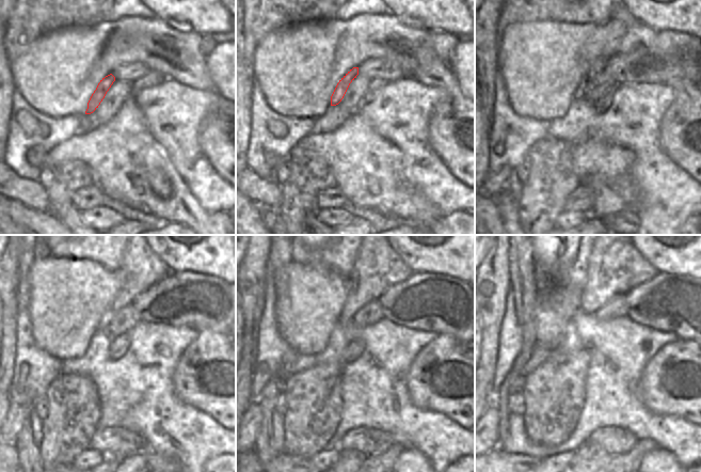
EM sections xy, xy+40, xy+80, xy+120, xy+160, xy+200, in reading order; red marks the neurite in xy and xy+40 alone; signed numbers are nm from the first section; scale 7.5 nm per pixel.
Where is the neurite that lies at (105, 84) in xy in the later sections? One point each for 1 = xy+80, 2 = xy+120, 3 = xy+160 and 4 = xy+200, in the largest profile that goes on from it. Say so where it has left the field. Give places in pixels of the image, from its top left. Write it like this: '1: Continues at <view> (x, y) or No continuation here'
1: Continues at xy+80 (601, 63)
2: Continues at xy+120 (143, 269)
3: Continues at xy+160 (377, 268)
4: Continues at xy+200 (616, 266)

